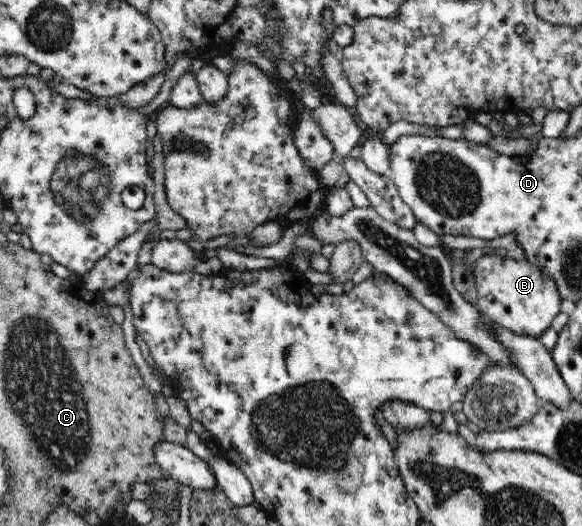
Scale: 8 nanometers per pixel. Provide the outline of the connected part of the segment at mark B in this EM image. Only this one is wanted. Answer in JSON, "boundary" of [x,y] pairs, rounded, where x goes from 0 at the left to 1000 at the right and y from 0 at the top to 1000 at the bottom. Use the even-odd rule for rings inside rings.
{"boundary":[[[828,485],[813,502],[821,574],[818,582],[847,608],[895,639],[930,641],[947,622],[950,605],[964,593],[966,563],[942,517],[907,494],[881,494],[861,485]]]}

